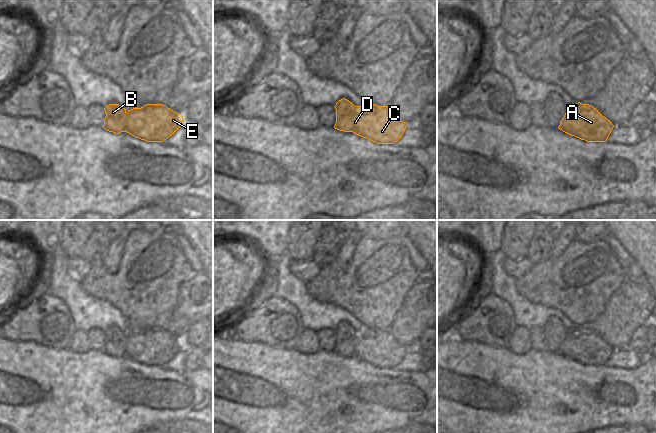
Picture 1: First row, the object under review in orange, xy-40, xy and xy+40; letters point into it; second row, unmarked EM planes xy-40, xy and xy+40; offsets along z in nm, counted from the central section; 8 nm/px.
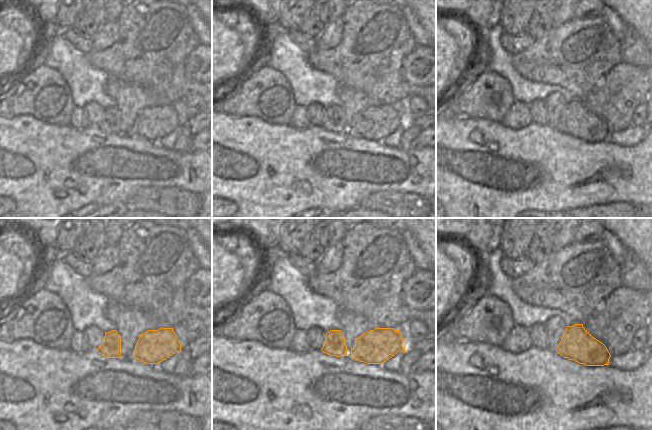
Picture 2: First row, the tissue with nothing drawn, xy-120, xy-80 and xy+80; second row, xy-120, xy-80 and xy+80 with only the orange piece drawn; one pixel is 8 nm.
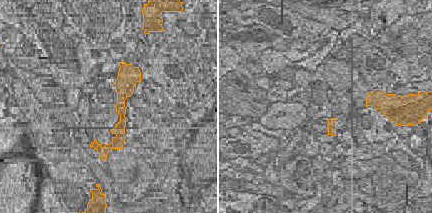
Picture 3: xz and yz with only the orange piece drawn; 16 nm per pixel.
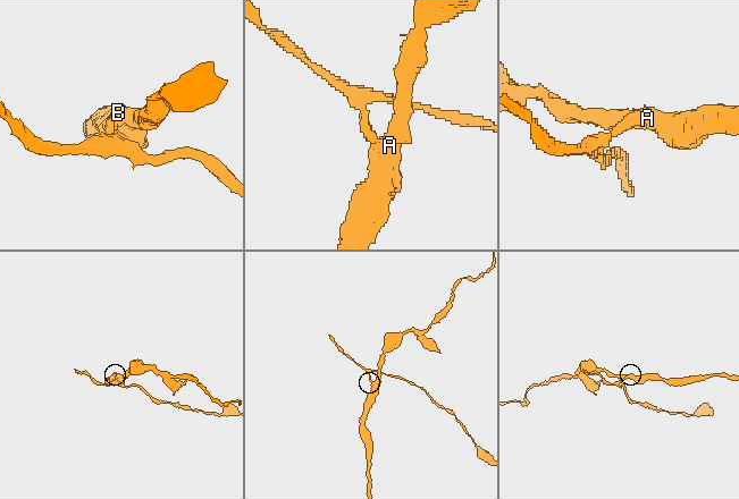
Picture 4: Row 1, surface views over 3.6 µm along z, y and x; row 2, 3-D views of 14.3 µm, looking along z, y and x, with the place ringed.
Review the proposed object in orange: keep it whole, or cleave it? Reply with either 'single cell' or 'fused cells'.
fused cells

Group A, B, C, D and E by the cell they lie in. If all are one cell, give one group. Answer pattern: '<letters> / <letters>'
A C D E / B

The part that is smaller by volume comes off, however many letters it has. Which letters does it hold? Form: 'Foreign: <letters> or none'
Foreign: B

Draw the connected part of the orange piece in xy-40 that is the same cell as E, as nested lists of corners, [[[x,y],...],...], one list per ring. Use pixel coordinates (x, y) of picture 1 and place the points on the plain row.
[[[146,328],[128,334],[126,356],[147,366],[163,366],[184,346],[181,338],[163,328]]]

